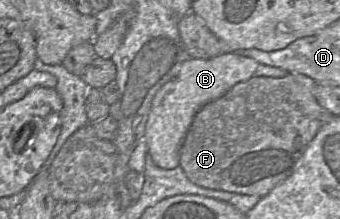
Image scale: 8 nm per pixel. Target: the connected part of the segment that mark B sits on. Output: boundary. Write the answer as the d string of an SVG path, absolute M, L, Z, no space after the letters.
M234 52L209 59L190 58L185 61L178 75L164 84L152 100L144 140L153 162L163 169L178 167L181 145L197 111L223 96L237 83L253 77L259 64L250 57Z

